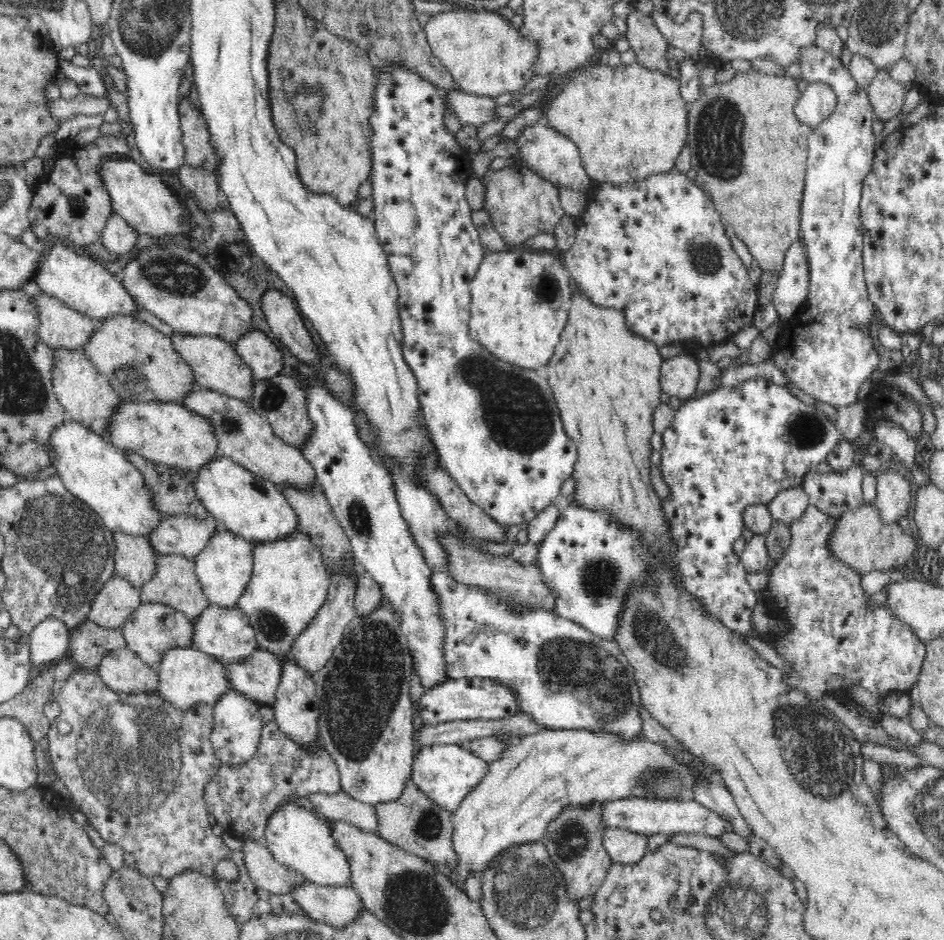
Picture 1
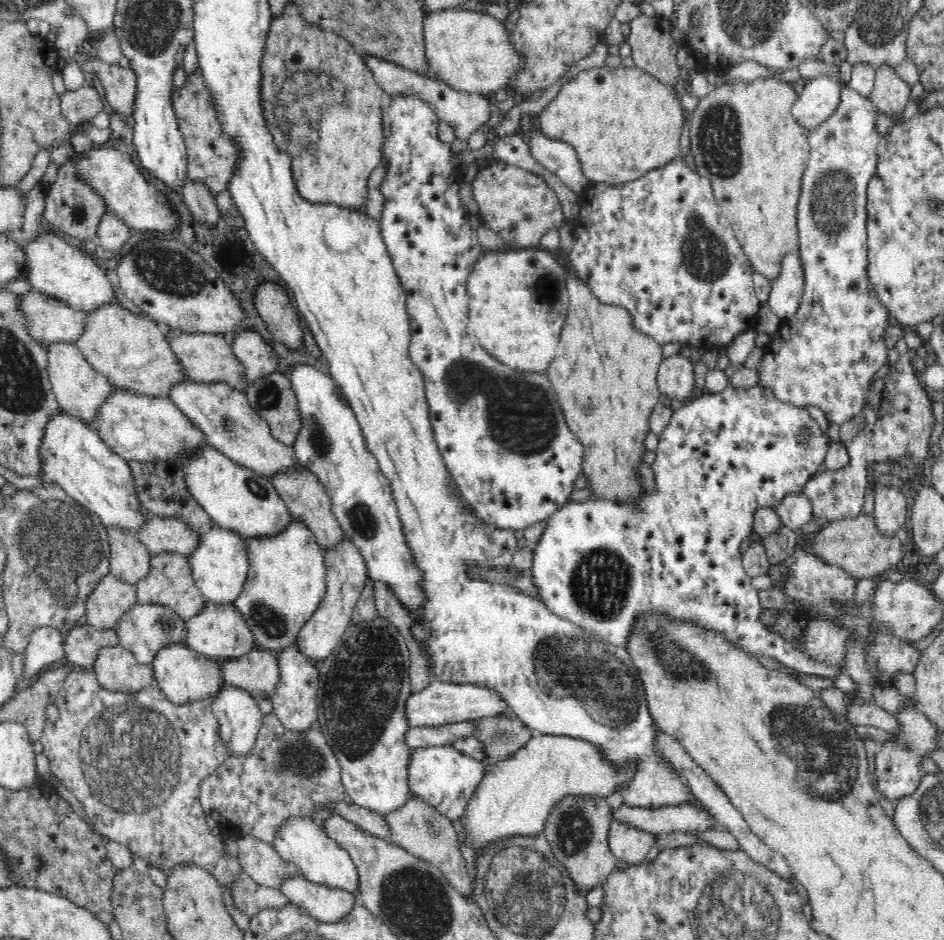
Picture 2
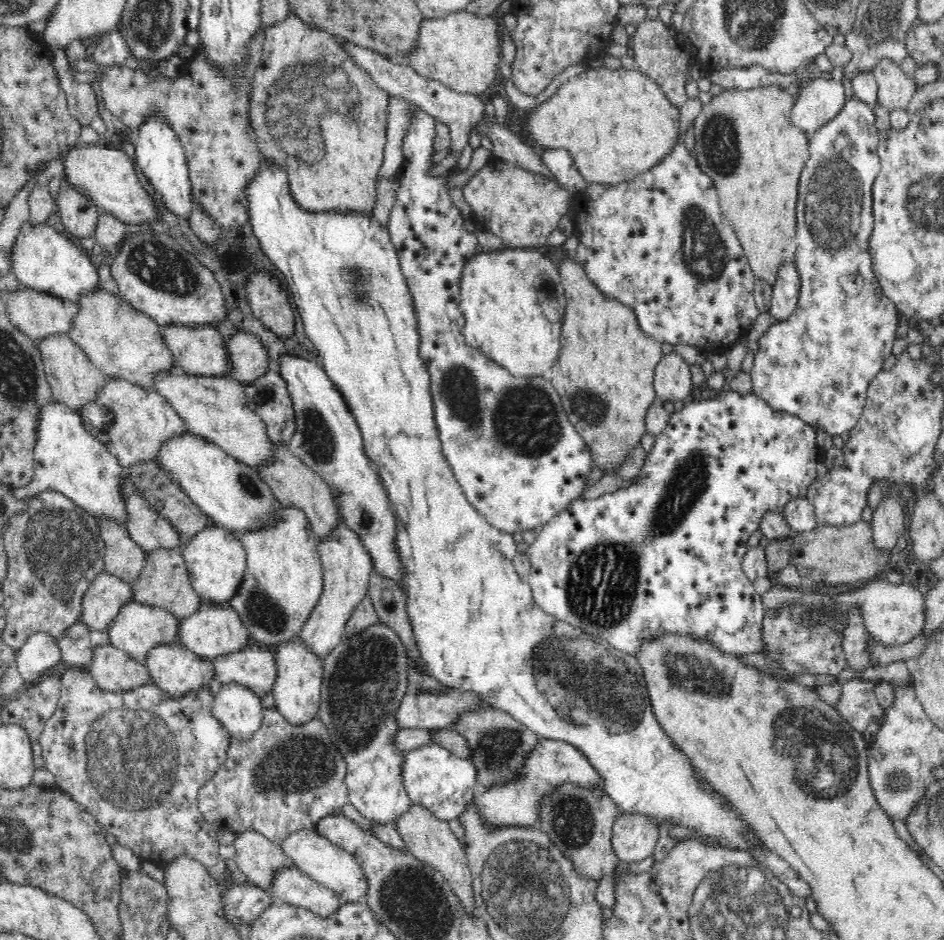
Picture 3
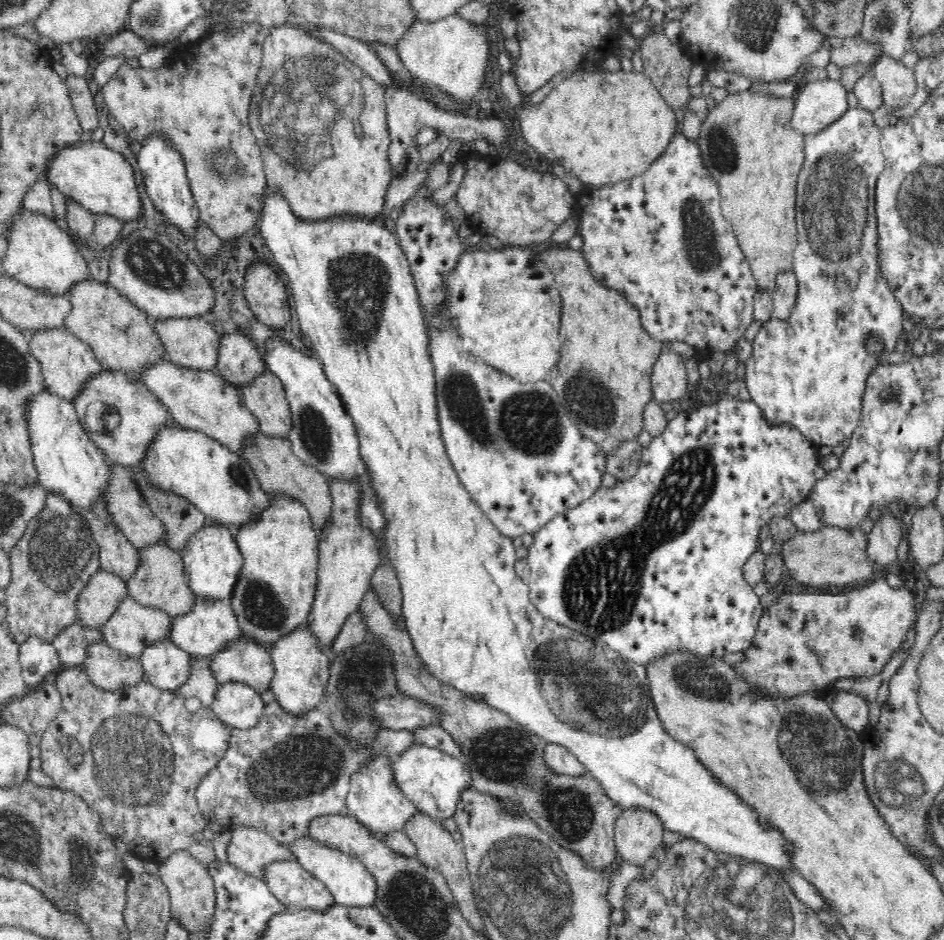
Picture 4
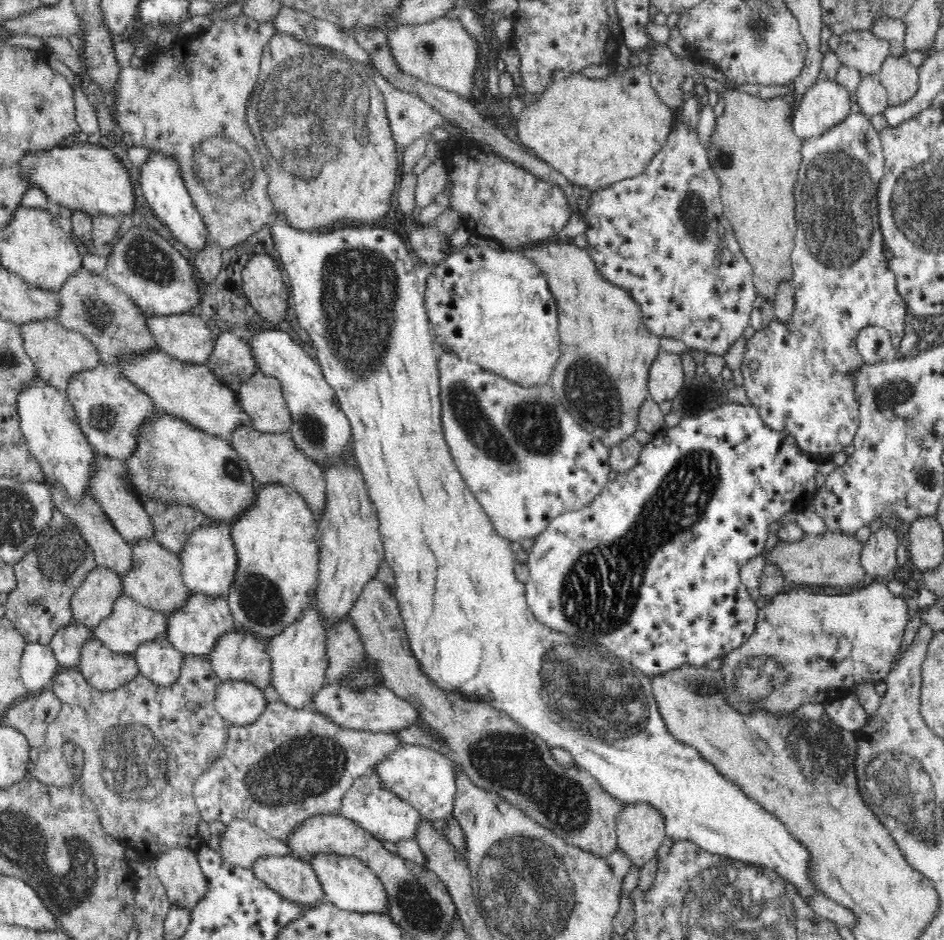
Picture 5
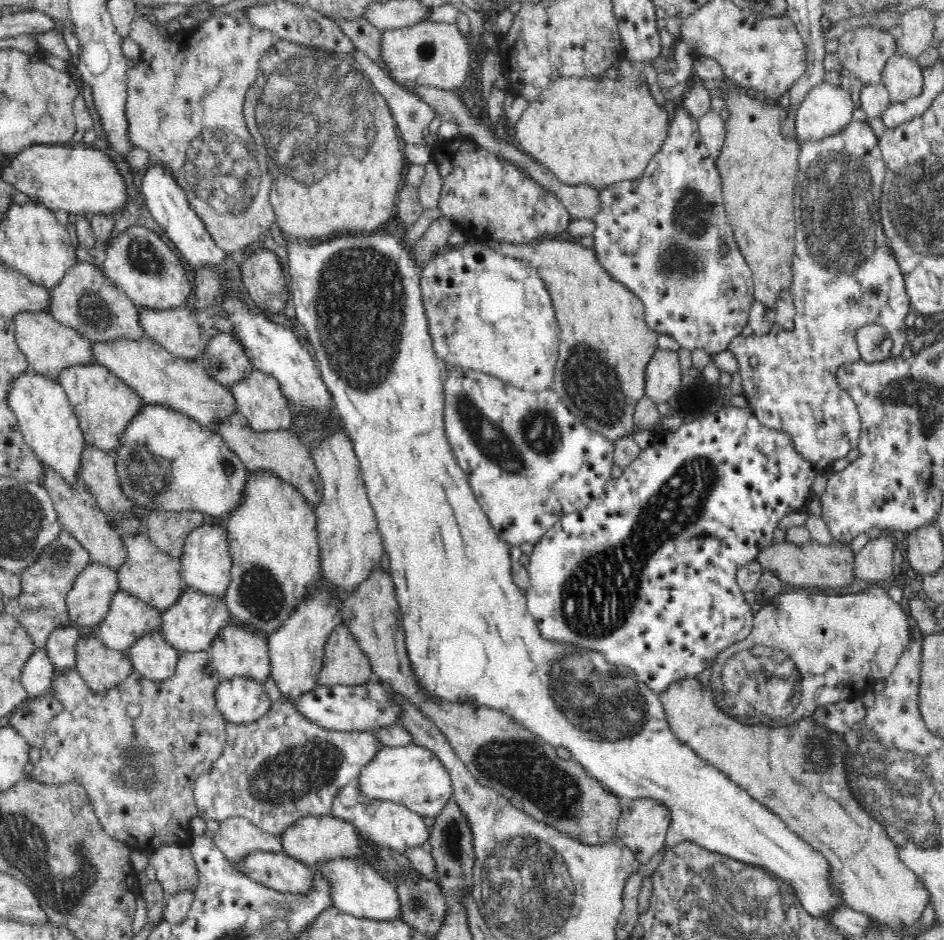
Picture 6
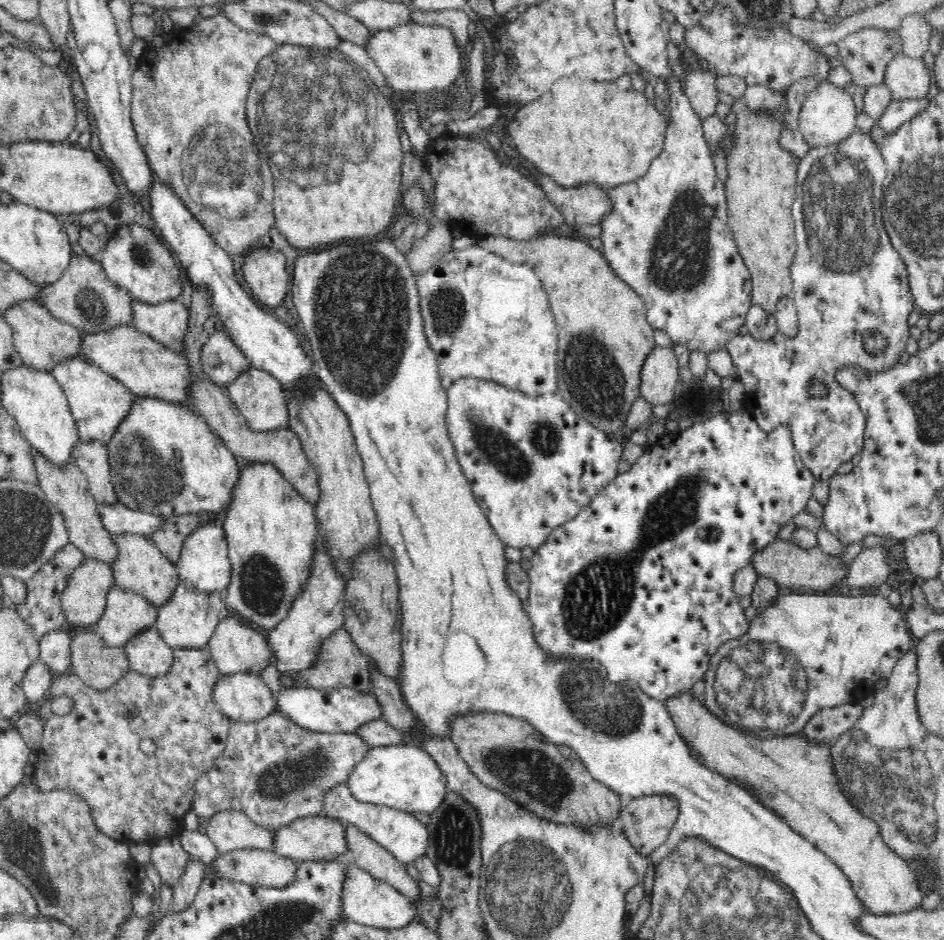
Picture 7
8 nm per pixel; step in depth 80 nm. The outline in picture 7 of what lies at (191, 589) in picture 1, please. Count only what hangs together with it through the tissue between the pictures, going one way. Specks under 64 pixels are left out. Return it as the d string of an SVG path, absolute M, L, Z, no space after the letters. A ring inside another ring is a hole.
M122 533L111 535L111 539L115 543L119 554L115 562L110 563L111 574L116 586L140 594L141 597L146 598L148 602L156 607L163 605L168 598L173 596L180 581L176 566L166 558L164 553L156 548L150 537Z

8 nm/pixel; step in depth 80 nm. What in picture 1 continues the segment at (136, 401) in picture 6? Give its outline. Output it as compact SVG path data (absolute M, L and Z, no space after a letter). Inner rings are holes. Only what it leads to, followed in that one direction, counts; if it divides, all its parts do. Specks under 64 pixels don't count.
M123 402L112 418L108 440L123 453L136 450L158 465L200 472L220 458L220 439L210 415L196 413L176 402Z

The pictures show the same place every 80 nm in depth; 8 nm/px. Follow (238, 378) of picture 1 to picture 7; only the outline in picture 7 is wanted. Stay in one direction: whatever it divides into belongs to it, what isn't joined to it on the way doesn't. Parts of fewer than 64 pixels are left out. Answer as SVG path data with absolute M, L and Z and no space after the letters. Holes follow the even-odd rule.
M132 298L131 310L133 326L139 332L146 333L176 353L184 349L189 308L178 298L160 305L150 305Z

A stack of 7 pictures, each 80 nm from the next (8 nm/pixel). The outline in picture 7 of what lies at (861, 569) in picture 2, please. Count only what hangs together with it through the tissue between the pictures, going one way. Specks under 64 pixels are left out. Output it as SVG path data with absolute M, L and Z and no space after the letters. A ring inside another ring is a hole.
M780 538L764 546L758 553L754 553L749 563L756 569L759 577L772 579L779 589L795 589L798 592L828 591L835 585L840 585L840 580L847 574L841 556L829 555L819 546L805 550L792 541L784 541Z

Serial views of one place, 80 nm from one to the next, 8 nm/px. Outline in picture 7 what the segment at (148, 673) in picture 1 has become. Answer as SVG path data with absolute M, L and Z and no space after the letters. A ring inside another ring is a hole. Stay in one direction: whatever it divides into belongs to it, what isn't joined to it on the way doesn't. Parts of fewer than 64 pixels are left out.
M77 628L71 638L71 672L89 687L108 689L129 668L123 647L110 647L91 629Z

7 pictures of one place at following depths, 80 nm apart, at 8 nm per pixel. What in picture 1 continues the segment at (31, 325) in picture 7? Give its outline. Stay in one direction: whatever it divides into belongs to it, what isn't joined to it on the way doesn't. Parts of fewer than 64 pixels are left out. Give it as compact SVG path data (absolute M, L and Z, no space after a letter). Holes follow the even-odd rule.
M56 349L53 370L53 386L60 404L69 419L83 424L102 437L109 438L112 418L123 401L116 395L107 377L90 363L82 350Z

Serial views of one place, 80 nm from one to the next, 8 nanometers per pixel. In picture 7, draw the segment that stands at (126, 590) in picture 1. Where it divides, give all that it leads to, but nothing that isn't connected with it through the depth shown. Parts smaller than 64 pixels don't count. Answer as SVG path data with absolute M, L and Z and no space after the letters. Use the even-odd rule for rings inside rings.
M85 557L80 566L72 570L72 574L66 580L66 589L61 595L60 602L64 611L65 619L77 628L89 629L95 625L106 606L106 598L109 590L115 585L114 577L111 574L111 566L101 560Z

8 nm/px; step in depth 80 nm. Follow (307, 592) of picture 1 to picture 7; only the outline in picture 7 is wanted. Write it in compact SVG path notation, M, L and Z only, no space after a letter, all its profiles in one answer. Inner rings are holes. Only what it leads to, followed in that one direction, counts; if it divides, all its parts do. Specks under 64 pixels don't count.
M256 463L240 466L231 504L226 509L223 531L227 538L231 581L223 593L225 603L242 616L244 622L269 631L286 618L304 582L311 576L312 554L315 553L318 522L315 507L282 476L272 464Z

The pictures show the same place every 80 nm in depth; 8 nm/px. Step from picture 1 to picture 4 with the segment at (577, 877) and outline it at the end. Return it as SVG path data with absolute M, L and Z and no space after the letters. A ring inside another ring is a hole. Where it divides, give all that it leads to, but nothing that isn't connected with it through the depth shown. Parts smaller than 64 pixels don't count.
M369 589L367 596L360 604L366 623L368 623L369 634L378 635L380 641L388 645L388 649L394 653L396 660L396 676L398 676L398 687L405 695L422 699L426 703L432 703L442 709L442 720L438 722L440 727L448 730L454 739L462 747L462 761L468 763L472 773L472 788L486 795L498 796L498 798L515 798L521 802L521 806L527 810L528 817L538 827L546 832L554 841L558 842L564 850L578 855L582 863L590 871L606 871L617 862L617 850L614 842L614 826L623 809L615 805L605 794L602 785L591 775L574 778L573 776L557 776L549 772L543 766L543 741L541 738L530 732L523 724L510 718L508 714L482 702L476 702L466 696L460 690L445 685L443 681L432 676L414 648L408 632L404 632L404 624L396 622L380 605L376 597Z

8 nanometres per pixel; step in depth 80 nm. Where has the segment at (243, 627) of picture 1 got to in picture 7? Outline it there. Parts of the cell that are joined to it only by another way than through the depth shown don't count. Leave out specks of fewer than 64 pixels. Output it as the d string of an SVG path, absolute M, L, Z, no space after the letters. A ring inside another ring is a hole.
M179 581L173 596L157 607L155 627L173 649L200 649L207 647L217 625L227 617L228 607L223 593L205 593L193 588L189 582Z

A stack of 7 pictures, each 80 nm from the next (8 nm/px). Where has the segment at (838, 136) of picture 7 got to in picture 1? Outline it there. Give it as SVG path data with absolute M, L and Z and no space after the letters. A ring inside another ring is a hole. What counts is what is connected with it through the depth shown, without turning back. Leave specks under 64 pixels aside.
M812 82L798 98L795 114L800 122L815 128L833 114L836 103L836 95L827 84Z

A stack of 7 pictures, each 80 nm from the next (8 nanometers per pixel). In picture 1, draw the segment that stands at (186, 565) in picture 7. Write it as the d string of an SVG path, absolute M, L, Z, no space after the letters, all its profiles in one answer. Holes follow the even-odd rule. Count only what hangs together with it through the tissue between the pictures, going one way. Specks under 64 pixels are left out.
M219 529L204 550L194 558L196 574L200 579L203 592L212 605L236 607L246 591L254 566L253 550L255 543L232 531Z

